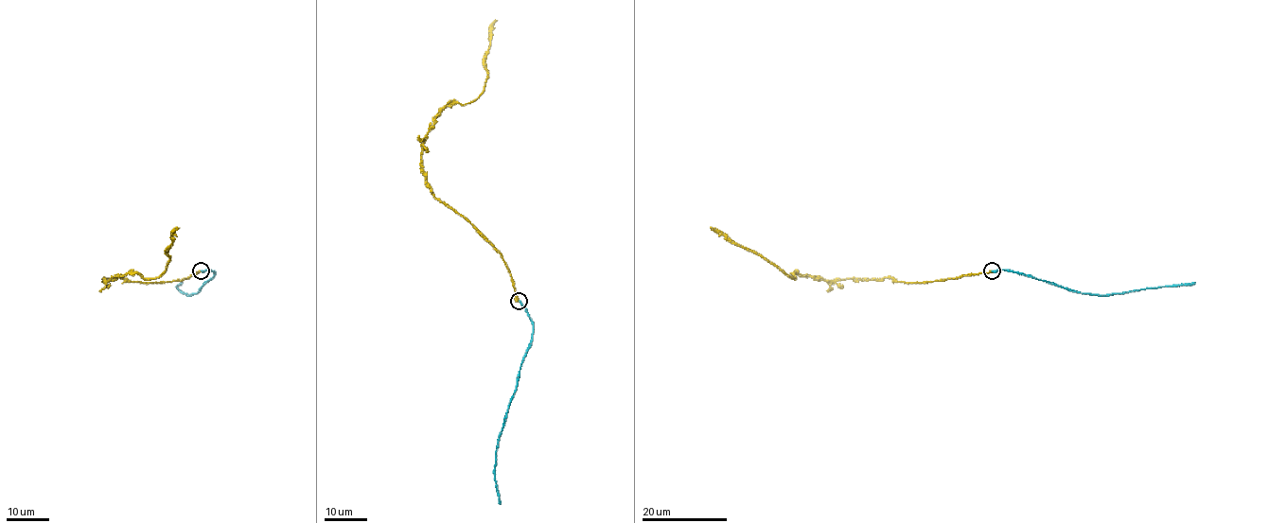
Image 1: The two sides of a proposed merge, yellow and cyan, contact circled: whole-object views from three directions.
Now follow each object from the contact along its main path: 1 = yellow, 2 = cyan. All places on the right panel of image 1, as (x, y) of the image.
1: (992, 270), (908, 282), (887, 278), (818, 280), (796, 272), (795, 278), (791, 278), (710, 227)
2: (992, 270), (1009, 270), (1094, 295), (1121, 294), (1195, 282)

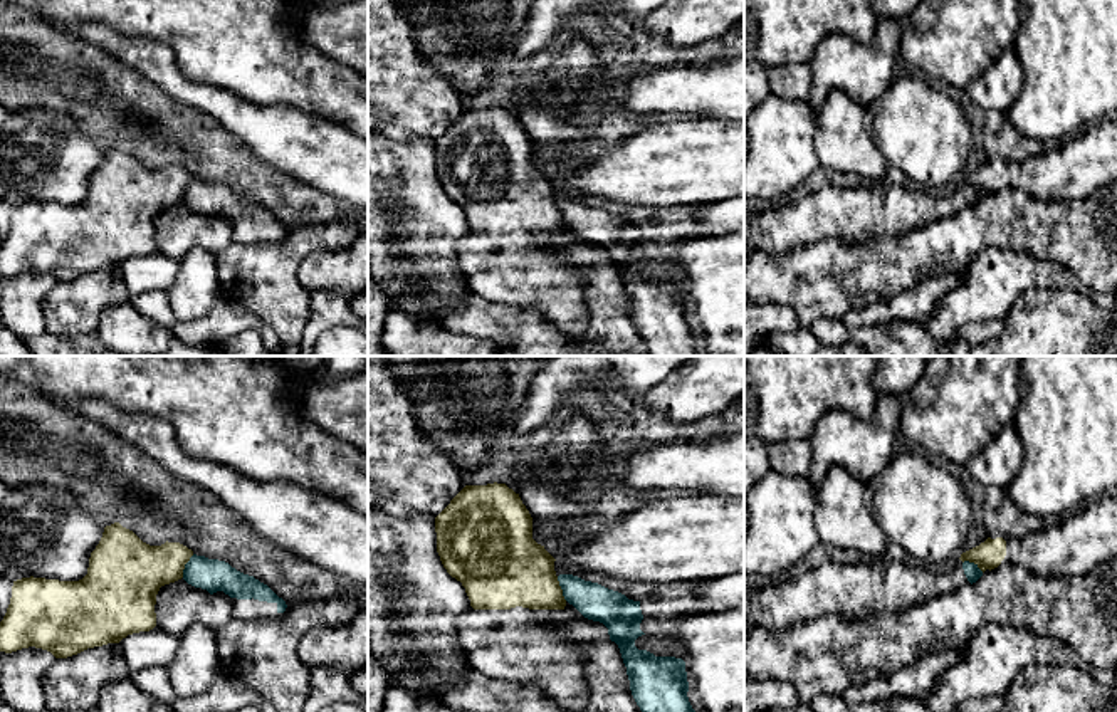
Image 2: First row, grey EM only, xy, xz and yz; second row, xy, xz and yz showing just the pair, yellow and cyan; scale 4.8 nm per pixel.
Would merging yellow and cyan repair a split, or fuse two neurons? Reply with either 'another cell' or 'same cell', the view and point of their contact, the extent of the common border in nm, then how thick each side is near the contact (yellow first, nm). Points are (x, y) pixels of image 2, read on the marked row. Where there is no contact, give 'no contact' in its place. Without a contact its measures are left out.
another cell | xz (560, 588) | 130 nm | 360/170 nm

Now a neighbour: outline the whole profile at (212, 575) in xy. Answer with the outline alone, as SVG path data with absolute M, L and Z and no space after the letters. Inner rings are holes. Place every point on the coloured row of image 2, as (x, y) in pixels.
M193 554L185 564L183 579L210 594L217 591L228 594L232 598L232 616L237 620L272 620L289 610L286 601L267 584L237 571L225 561Z

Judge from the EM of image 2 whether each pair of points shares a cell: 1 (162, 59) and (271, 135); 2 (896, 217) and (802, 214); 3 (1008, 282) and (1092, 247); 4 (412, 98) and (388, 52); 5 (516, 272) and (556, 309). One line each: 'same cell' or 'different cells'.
1: same cell
2: same cell
3: different cells
4: same cell
5: same cell

